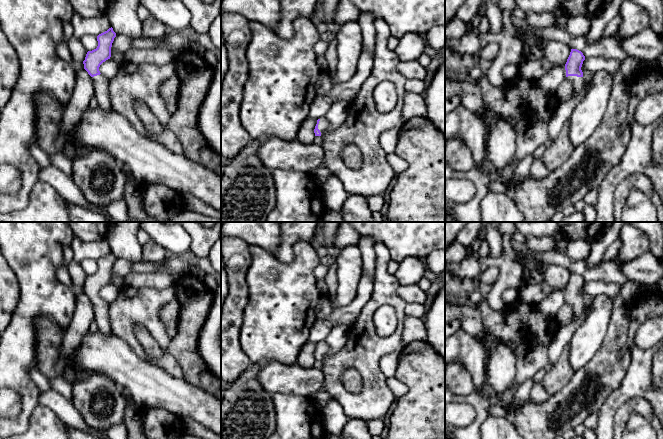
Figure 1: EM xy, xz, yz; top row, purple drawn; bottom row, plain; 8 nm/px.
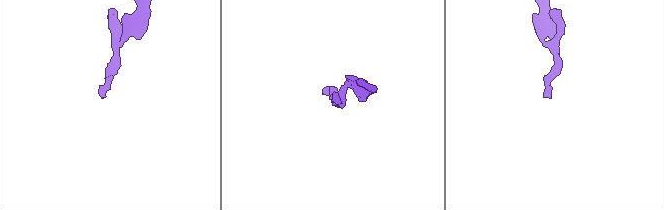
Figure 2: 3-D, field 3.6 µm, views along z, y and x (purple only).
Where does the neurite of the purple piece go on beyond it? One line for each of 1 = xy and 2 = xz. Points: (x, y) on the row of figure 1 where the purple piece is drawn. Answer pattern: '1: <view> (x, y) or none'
1: xy (100, 82)
2: xz (324, 124)

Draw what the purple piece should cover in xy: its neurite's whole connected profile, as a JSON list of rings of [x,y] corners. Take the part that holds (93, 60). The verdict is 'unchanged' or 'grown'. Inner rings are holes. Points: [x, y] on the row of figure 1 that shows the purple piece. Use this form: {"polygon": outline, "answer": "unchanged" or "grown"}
{"polygon": [[[109,28],[107,31],[97,36],[98,46],[92,51],[88,51],[83,61],[84,69],[92,77],[95,97],[99,106],[103,110],[111,110],[112,105],[109,96],[108,84],[109,79],[103,76],[100,71],[100,65],[111,57],[111,47],[116,37],[116,33],[113,28]]], "answer": "grown"}

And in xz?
{"polygon": [[[321,118],[317,120],[317,124],[314,129],[315,136],[322,136],[329,128],[330,123],[328,120]]], "answer": "grown"}

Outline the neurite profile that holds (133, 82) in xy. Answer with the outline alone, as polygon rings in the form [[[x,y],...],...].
[[[174,61],[164,65],[122,63],[117,74],[109,79],[108,90],[112,108],[125,116],[139,133],[149,136],[134,110],[136,101],[146,103],[164,127],[152,137],[170,151],[183,154],[181,141],[167,128],[171,115],[161,96],[161,86],[173,76],[176,76]]]

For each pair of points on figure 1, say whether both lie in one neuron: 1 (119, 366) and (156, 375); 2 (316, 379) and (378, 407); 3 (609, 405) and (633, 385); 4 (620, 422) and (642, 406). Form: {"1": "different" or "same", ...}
{"1": "same", "2": "different", "3": "same", "4": "same"}

